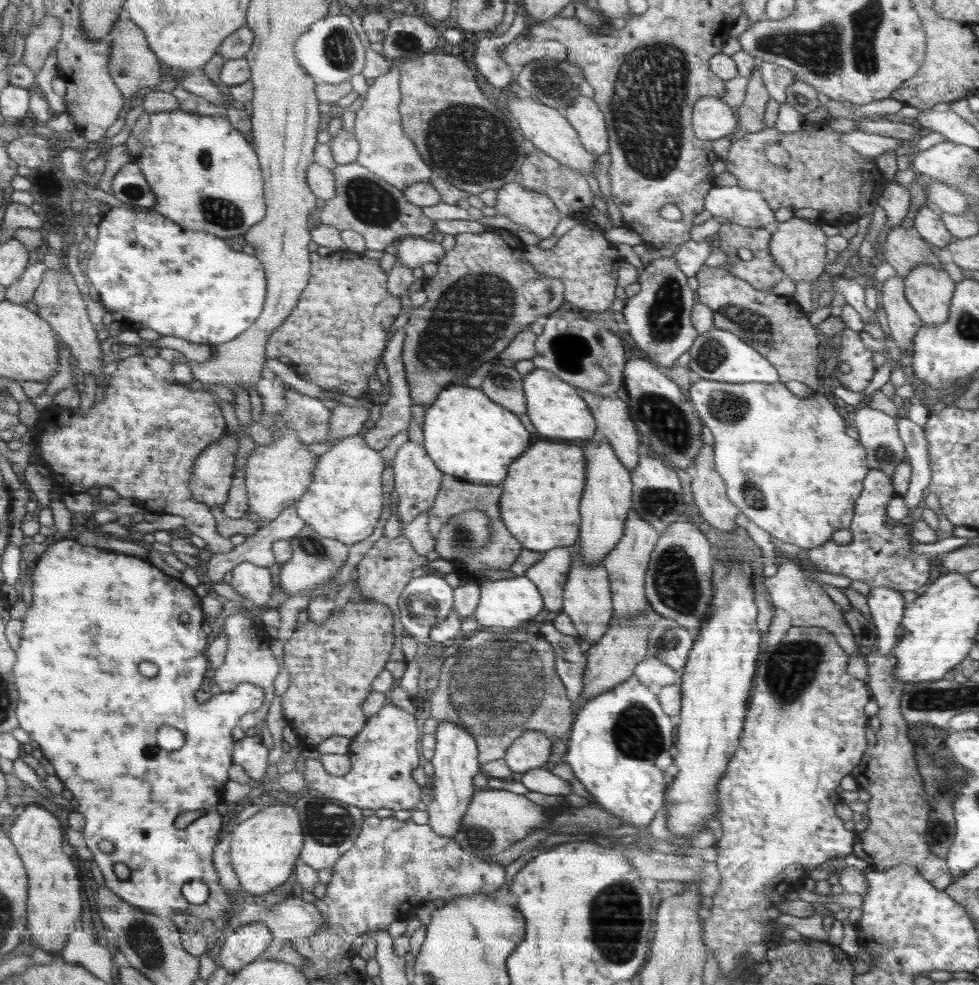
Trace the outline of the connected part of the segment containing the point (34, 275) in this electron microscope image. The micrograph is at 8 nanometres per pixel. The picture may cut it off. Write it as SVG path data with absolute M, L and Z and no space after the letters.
M35 257L22 273L22 277L15 281L14 285L7 288L5 298L10 302L22 305L32 301L34 291L42 283L42 277L44 277L47 269L46 265L38 257Z

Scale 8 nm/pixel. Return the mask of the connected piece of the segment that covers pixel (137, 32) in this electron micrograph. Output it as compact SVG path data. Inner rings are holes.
M118 19L113 24L113 30L110 35L109 73L118 90L127 99L130 99L134 92L140 92L140 90L146 92L153 89L154 84L160 84L162 70L160 70L158 58L152 54L153 50L150 50L145 32L136 23L130 20Z

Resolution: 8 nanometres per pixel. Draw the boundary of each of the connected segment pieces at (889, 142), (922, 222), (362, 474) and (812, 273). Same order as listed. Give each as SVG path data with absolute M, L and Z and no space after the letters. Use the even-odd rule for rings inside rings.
M862 131L844 133L841 142L851 146L854 152L864 156L878 156L887 150L896 150L898 146L905 144L904 140L880 136L879 134L866 134Z
M929 203L922 206L914 220L914 233L924 242L940 249L947 248L952 234L946 230L940 218L941 212Z
M356 434L340 439L318 457L313 484L295 506L297 515L318 534L335 538L342 544L356 544L368 538L382 514L382 470L384 462L380 454L368 445L365 436Z
M793 216L786 222L777 223L773 227L773 234L770 240L770 254L776 260L776 264L782 267L785 278L791 279L794 284L801 281L816 281L825 271L828 262L826 256L827 236L821 228L811 221Z

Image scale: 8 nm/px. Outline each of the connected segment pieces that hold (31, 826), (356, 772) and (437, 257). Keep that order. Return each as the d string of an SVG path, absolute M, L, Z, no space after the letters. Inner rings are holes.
M33 803L25 806L8 834L14 838L14 846L28 872L28 924L32 944L44 950L60 950L67 943L68 934L72 934L74 922L82 912L76 868L70 856L62 850L62 826L54 814Z
M385 705L375 716L368 717L368 723L361 733L351 739L347 753L351 770L344 776L328 775L319 759L307 758L303 773L308 788L312 793L322 794L335 802L353 804L361 809L376 811L379 808L390 808L397 811L415 808L421 801L421 787L412 778L412 770L420 767L420 732L415 717L398 706Z
M432 236L407 237L398 244L397 260L410 268L421 267L427 263L437 264L446 256L441 244L435 242Z

